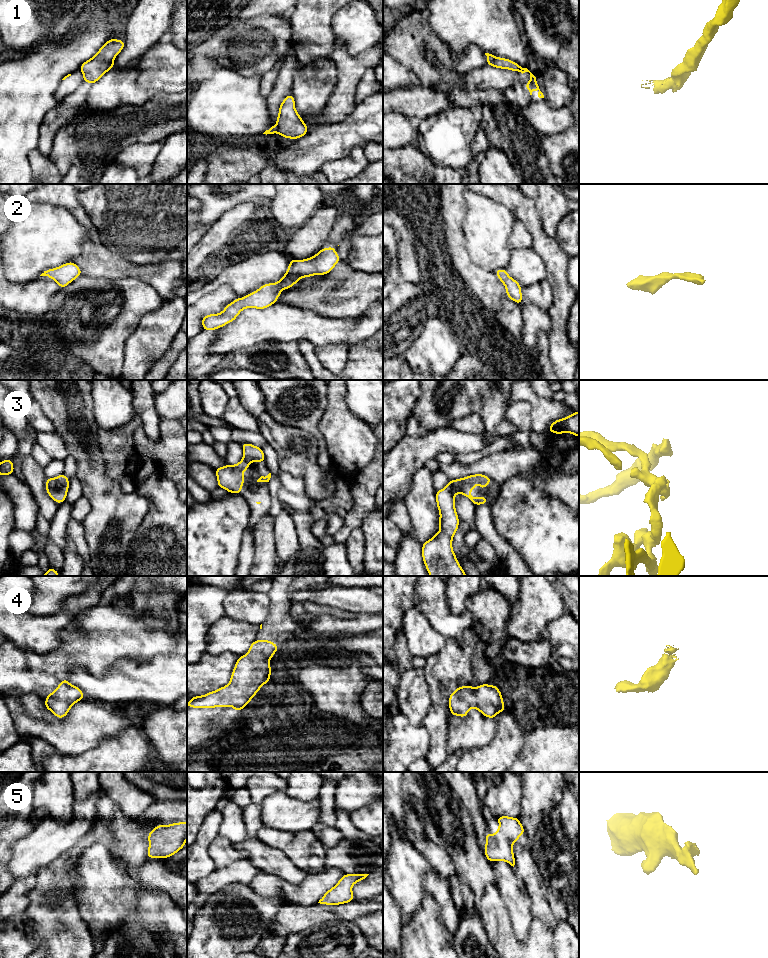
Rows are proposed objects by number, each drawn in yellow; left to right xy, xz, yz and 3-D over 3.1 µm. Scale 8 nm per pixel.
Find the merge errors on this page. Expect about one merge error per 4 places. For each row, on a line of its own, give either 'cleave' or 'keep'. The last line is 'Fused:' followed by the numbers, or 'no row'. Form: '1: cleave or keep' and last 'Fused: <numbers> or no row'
1: cleave
2: keep
3: keep
4: keep
5: keep
Fused: 1

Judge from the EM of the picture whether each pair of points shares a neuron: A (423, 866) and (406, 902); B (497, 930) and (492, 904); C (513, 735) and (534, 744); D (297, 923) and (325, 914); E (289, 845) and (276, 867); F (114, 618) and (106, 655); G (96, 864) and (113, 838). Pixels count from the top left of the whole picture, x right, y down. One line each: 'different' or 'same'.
A: same
B: same
C: different
D: same
E: different
F: same
G: different

